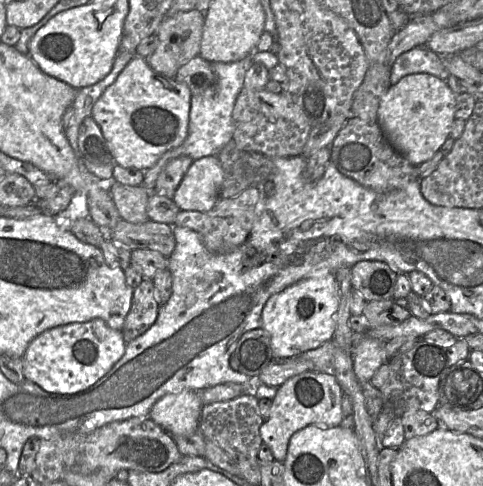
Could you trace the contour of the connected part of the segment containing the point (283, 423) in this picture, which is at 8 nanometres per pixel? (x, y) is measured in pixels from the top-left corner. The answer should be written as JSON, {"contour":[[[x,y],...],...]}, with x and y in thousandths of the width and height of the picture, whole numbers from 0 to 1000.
{"contour":[[[636,763],[602,776],[573,798],[561,823],[557,856],[538,879],[538,895],[563,928],[567,944],[588,951],[594,938],[602,897],[638,874],[658,879],[704,877],[708,852],[708,819],[712,807],[696,776],[679,765]]]}

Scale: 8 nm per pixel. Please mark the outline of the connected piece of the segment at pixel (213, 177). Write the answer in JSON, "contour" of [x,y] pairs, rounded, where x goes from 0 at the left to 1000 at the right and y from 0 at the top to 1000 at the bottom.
{"contour":[[[447,321],[408,327],[383,356],[356,412],[379,434],[433,434],[455,407],[462,372],[462,346]]]}

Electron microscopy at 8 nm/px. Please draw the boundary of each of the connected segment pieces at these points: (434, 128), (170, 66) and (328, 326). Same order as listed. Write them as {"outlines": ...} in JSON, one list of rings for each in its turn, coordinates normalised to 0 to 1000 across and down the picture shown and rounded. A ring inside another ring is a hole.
{"outlines":[[[[843,154],[789,202],[783,253],[814,305],[865,344],[890,329],[932,280],[942,247],[942,200],[923,167],[899,154]]],[[[410,19],[344,33],[323,64],[327,95],[308,119],[300,119],[311,138],[360,163],[375,136],[414,115],[422,47],[424,27]]],[[[687,560],[667,570],[636,570],[565,605],[542,640],[542,675],[553,683],[567,739],[623,730],[683,700],[696,677],[700,615]]]]}

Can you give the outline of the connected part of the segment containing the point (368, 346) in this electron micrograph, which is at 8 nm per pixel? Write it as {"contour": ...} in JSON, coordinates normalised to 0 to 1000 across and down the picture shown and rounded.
{"contour":[[[756,693],[733,714],[731,759],[743,786],[766,784],[776,765],[805,745],[797,704]]]}

